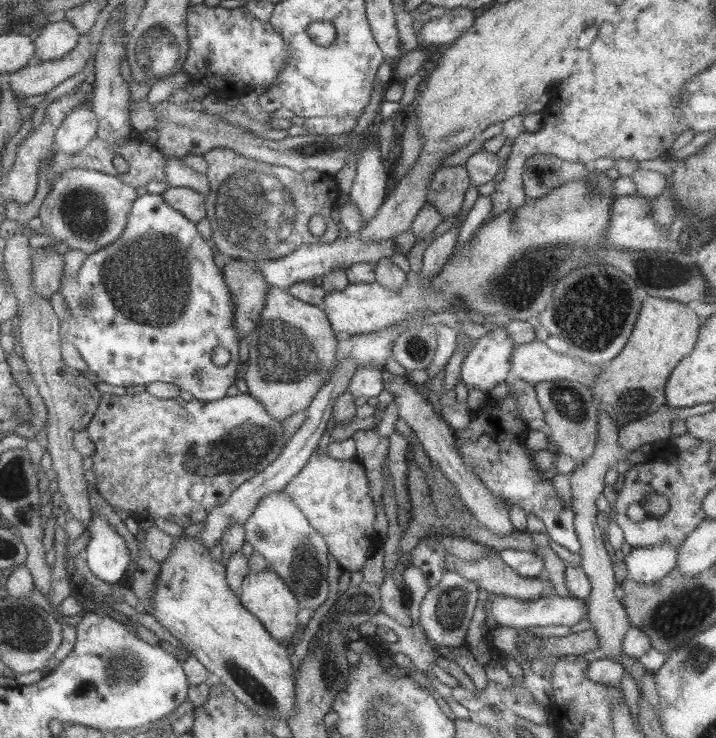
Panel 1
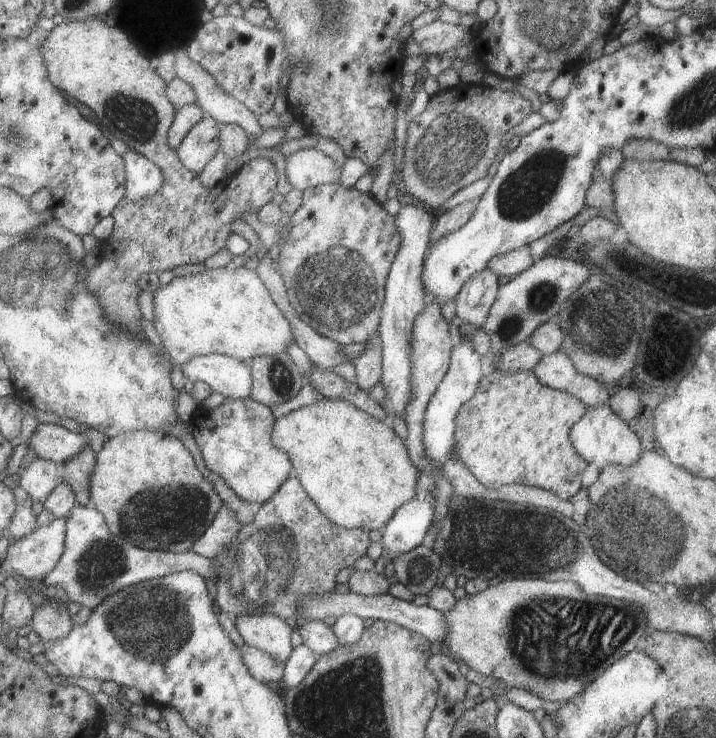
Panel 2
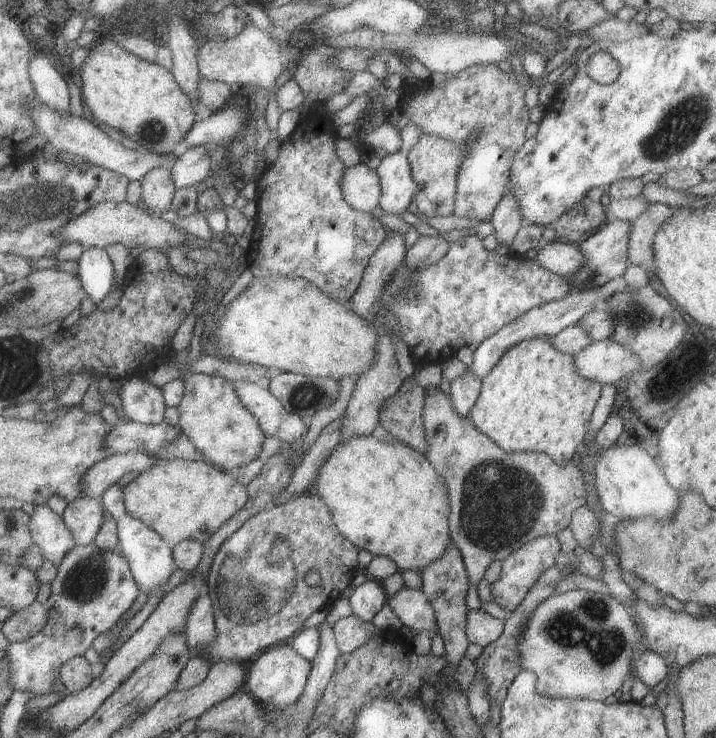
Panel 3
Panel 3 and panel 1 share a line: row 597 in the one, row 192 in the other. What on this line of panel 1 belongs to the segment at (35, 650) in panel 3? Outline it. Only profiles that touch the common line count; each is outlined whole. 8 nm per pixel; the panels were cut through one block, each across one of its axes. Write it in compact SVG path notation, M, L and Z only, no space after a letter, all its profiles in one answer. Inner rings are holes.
M75 166L67 168L65 172L57 174L51 180L49 192L47 192L38 208L37 217L41 220L39 232L43 236L55 240L55 243L66 244L69 249L79 250L87 256L120 238L130 214L131 206L136 198L135 189L122 183L116 176L89 170L89 168L79 168L79 166L77 168Z

